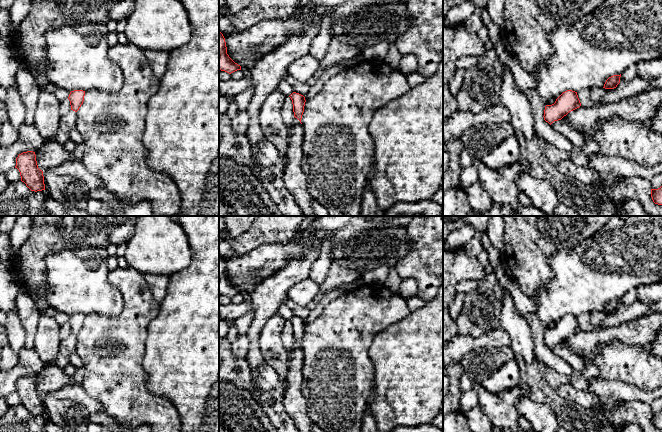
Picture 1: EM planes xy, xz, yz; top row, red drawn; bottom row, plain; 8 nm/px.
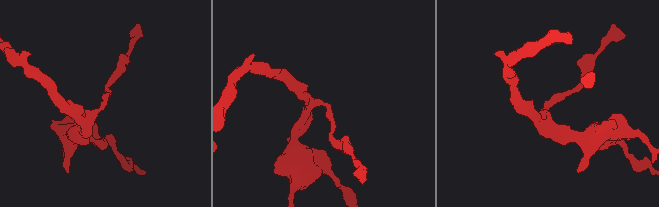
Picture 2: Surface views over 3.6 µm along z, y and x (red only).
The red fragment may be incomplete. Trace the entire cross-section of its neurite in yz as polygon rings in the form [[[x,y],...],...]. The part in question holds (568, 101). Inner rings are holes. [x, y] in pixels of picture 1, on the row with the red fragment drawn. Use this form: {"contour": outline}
{"contour": [[[567,90],[563,92],[552,105],[546,105],[544,110],[544,120],[550,125],[554,121],[561,120],[569,112],[581,106],[577,92]]]}

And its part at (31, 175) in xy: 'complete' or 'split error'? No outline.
complete

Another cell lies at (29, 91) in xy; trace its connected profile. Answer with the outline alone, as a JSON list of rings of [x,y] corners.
[[[20,64],[17,70],[16,83],[26,108],[25,123],[33,125],[41,88],[36,84],[33,74],[23,64]]]

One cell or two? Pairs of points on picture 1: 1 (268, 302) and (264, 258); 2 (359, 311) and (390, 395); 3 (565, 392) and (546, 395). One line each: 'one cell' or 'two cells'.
1: two cells
2: two cells
3: two cells

